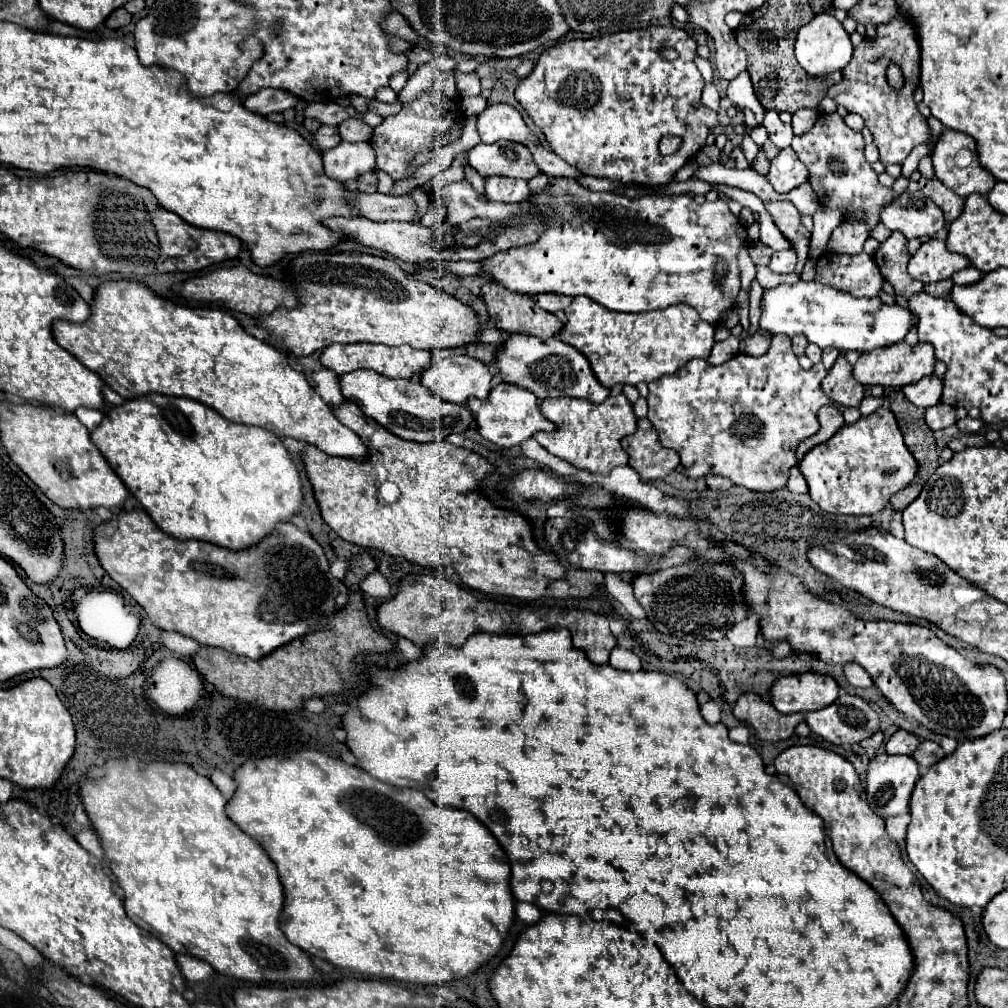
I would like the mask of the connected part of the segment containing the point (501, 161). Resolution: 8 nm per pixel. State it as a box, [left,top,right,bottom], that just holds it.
[466,141,540,179]

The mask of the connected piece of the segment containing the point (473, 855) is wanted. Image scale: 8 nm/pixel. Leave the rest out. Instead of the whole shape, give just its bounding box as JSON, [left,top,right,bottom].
[226,751,516,985]

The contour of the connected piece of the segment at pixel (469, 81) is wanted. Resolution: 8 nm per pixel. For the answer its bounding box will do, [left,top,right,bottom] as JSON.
[456,73,480,97]

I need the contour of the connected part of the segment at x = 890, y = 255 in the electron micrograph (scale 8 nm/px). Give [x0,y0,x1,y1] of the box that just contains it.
[874,231,924,297]

